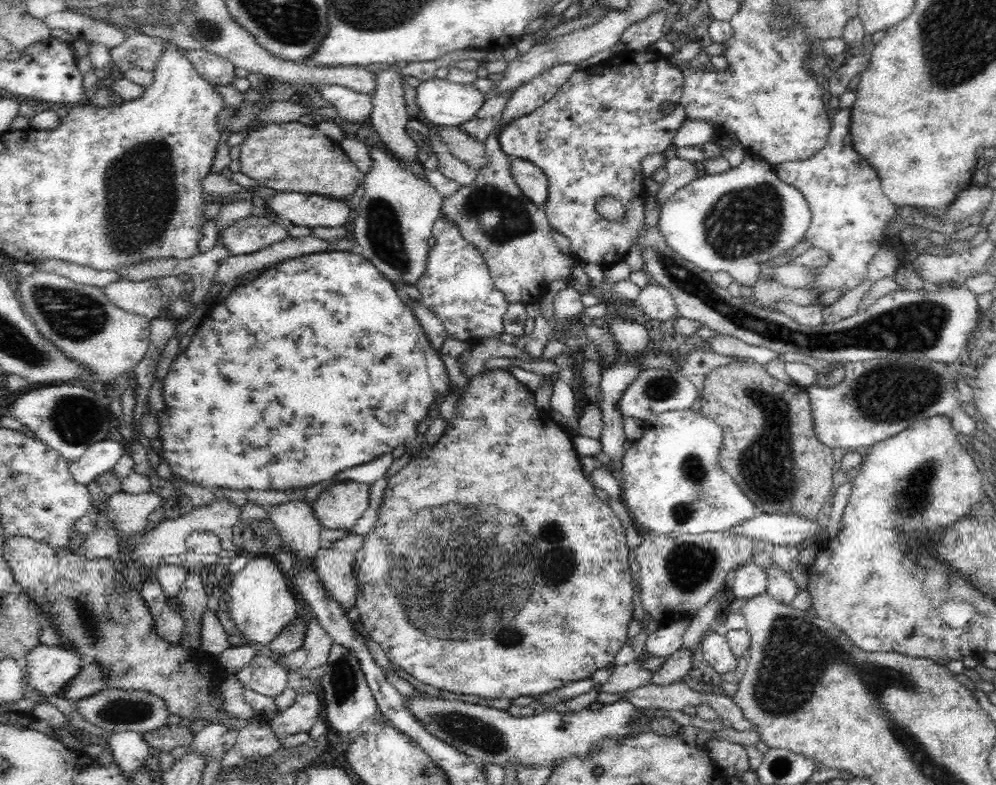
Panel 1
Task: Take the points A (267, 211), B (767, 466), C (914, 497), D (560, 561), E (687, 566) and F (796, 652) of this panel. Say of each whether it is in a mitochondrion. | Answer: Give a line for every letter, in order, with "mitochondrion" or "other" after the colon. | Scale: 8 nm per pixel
A: other
B: mitochondrion
C: mitochondrion
D: mitochondrion
E: mitochondrion
F: mitochondrion

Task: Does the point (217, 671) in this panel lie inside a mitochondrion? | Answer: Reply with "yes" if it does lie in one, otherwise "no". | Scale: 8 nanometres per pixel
no

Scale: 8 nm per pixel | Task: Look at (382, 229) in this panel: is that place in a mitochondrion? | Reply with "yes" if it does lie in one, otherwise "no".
yes

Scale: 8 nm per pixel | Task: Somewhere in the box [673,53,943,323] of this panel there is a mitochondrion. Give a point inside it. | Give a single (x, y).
(747, 221)

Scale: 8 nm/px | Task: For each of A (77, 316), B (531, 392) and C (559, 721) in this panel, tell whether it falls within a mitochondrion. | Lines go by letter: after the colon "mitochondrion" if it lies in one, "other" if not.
A: mitochondrion
B: other
C: other

